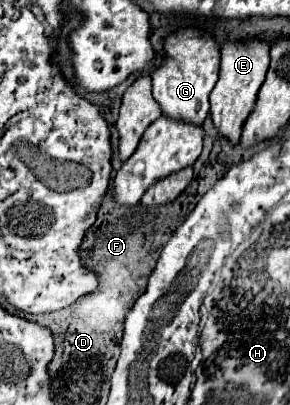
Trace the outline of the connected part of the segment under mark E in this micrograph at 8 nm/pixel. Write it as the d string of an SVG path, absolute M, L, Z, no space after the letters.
M250 41L250 43L240 43L240 45L224 45L222 47L222 61L220 61L220 77L216 87L210 93L210 115L214 121L216 131L234 147L240 141L240 133L244 127L244 121L248 119L248 115L252 113L252 109L256 107L256 99L258 99L258 91L264 83L266 71L268 71L268 63L270 63L270 55L268 55L268 45L258 43L258 41Z

